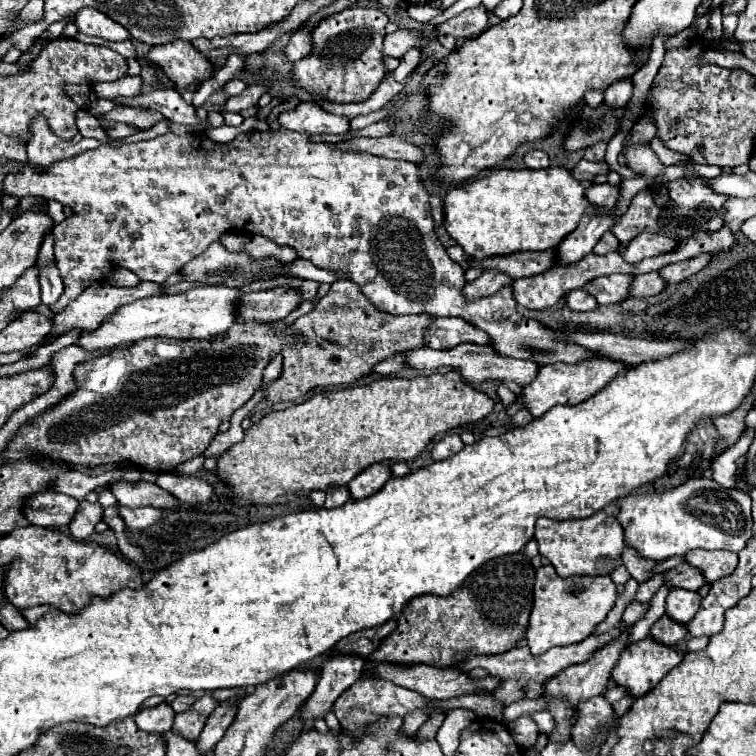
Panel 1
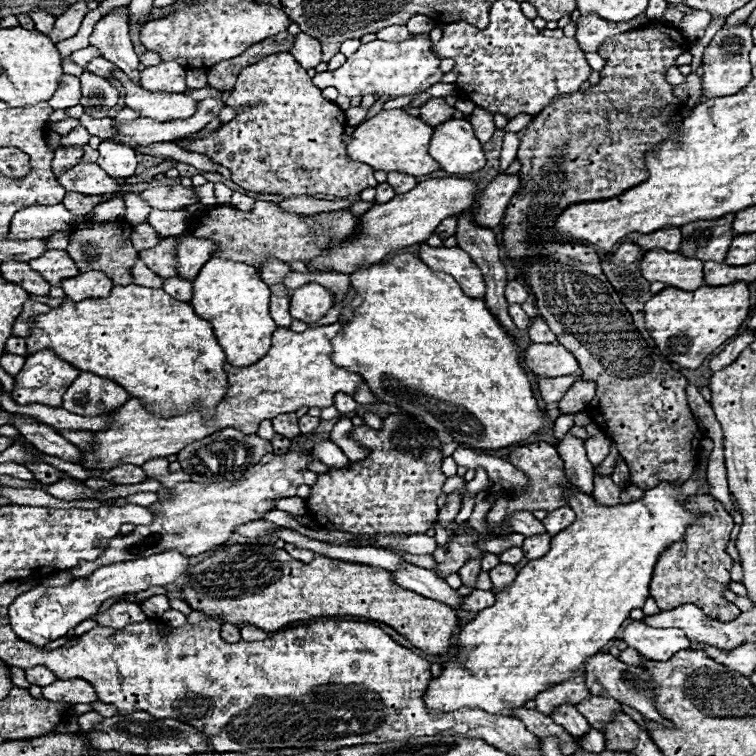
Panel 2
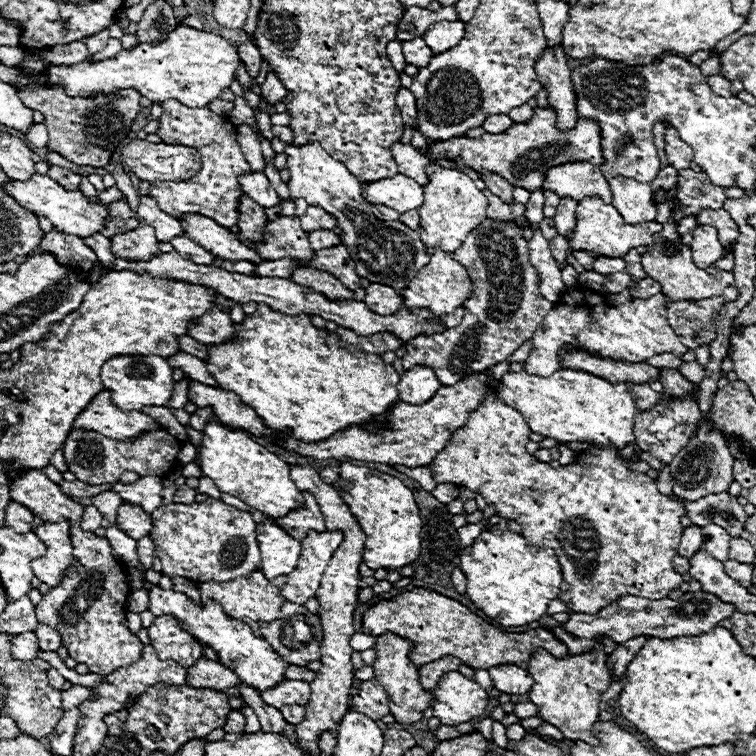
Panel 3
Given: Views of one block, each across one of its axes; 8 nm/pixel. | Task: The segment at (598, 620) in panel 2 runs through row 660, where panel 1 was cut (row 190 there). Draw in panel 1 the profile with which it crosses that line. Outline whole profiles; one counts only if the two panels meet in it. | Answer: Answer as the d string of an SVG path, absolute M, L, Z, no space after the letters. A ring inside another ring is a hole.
M550 166L544 170L494 170L474 182L460 184L444 196L444 220L446 232L464 248L470 258L484 260L494 256L508 256L514 252L544 252L556 248L572 230L576 230L578 220L590 208L586 204L584 192L592 182L578 182L570 176L570 170L560 166Z

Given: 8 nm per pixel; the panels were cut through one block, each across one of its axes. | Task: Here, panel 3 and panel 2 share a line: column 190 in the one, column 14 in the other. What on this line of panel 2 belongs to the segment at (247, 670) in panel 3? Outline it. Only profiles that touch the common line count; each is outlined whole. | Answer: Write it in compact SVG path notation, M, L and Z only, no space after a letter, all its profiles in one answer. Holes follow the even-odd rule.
M162 552L162 554L154 554L148 558L140 558L140 560L128 560L128 562L102 566L88 578L80 578L64 586L36 586L20 594L12 602L8 610L10 626L20 640L26 640L28 644L34 644L34 646L46 646L48 642L66 636L80 622L92 618L106 598L136 594L136 592L146 590L148 586L172 584L178 576L186 572L186 568L188 568L186 556L178 552Z

